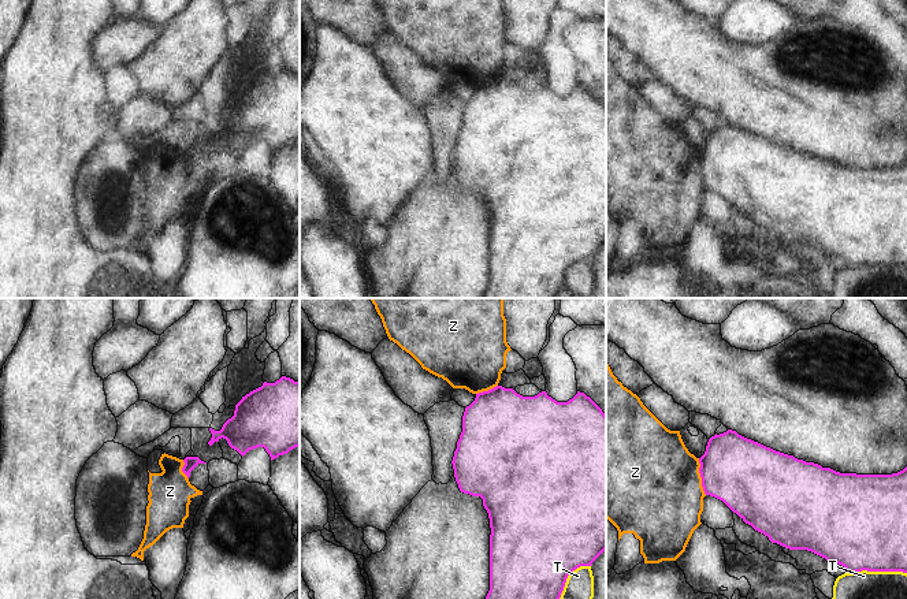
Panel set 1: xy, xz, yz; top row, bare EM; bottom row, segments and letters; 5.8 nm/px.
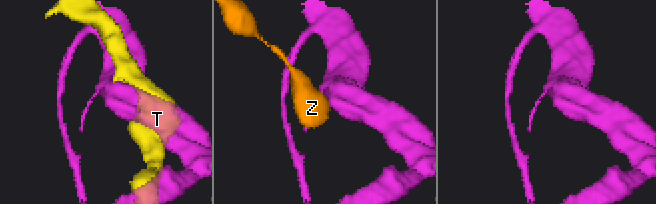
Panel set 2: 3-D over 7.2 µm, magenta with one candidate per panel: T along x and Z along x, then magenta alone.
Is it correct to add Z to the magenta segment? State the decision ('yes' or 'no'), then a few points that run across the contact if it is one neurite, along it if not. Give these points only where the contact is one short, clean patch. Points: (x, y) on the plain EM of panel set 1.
no; line yz (698, 152), (701, 179), (706, 188)

